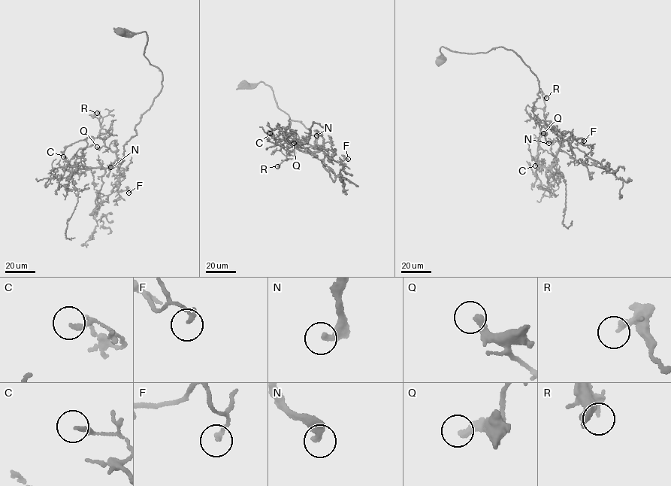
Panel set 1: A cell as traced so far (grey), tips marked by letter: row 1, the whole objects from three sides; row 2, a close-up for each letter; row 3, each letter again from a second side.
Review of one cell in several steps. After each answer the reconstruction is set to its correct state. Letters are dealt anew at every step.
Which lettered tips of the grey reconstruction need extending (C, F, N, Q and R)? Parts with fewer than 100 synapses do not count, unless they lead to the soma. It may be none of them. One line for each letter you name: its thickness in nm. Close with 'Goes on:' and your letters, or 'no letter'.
N: 300 nm thick
Goes on: N

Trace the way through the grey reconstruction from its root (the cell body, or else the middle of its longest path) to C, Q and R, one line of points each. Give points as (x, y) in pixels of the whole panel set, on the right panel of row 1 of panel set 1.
C: (439, 62), (442, 47), (521, 57), (539, 81), (534, 120), (562, 135), (551, 166), (535, 165)
Q: (439, 62), (442, 47), (515, 53), (539, 81), (534, 120), (557, 129), (549, 125), (543, 133)
R: (439, 62), (442, 47), (470, 53), (512, 50), (539, 80), (534, 120), (557, 130), (544, 123), (546, 98)

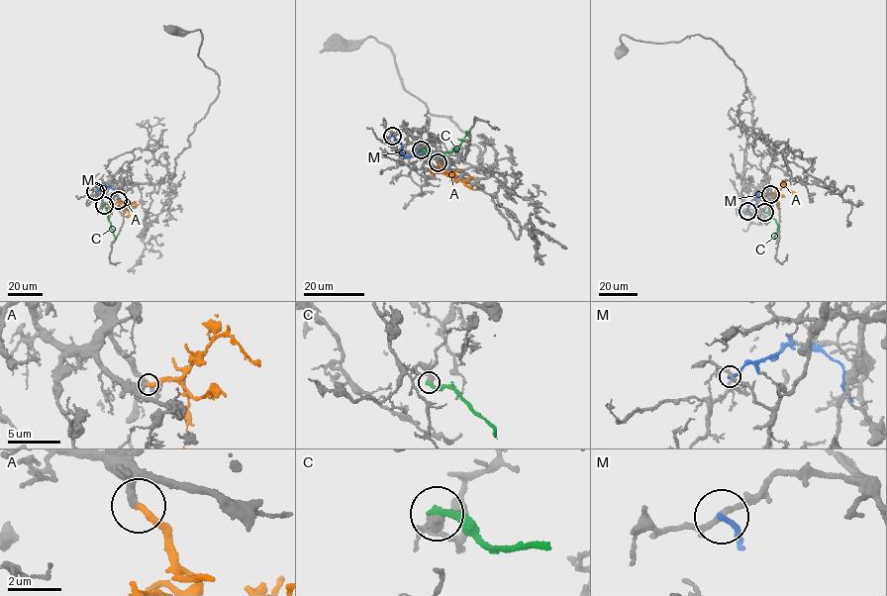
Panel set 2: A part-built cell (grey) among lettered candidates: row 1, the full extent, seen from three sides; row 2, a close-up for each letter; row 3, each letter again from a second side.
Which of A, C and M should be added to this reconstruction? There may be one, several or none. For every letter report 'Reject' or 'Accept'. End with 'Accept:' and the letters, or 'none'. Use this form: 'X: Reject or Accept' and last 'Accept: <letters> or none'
A: Accept
C: Reject
M: Reject
Accept: A

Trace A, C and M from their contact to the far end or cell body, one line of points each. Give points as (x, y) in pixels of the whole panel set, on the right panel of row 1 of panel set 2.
A: (770, 194), (783, 185), (794, 196)
C: (764, 212), (775, 220), (778, 227), (775, 239)
M: (747, 211), (757, 192), (761, 195)

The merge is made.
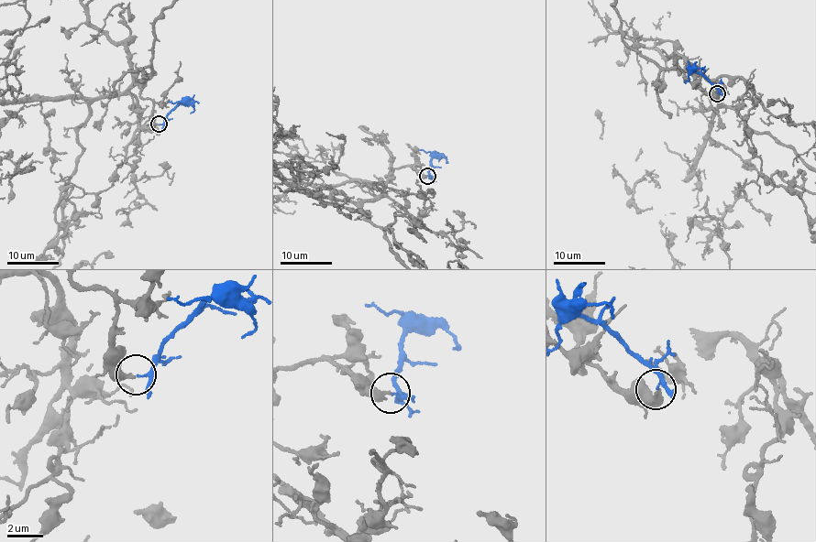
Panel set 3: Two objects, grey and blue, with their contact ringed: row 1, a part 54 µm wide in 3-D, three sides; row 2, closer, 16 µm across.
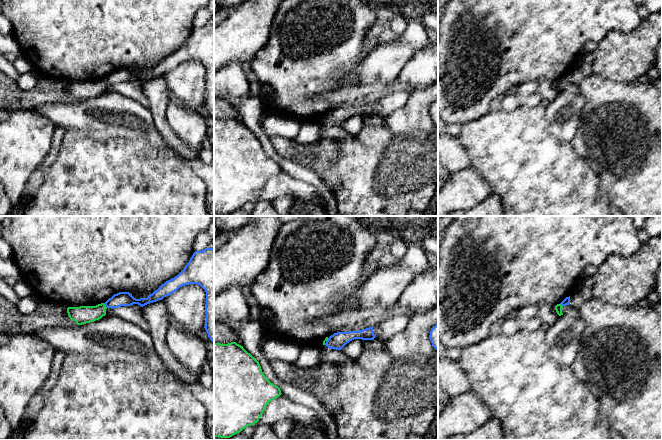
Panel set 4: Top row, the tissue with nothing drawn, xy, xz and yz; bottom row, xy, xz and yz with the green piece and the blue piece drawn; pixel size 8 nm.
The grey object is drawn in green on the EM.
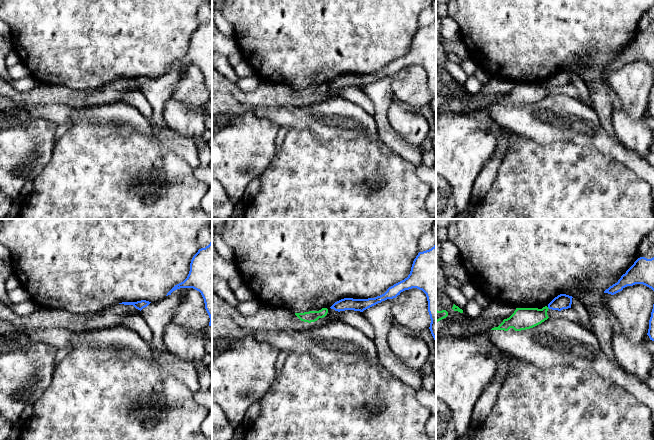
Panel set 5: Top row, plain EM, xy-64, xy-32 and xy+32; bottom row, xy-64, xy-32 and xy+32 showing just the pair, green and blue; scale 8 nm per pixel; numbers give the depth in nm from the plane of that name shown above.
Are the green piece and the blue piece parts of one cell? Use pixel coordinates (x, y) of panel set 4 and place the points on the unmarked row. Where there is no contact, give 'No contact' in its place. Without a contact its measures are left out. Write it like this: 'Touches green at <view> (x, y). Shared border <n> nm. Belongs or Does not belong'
Touches green at xy (104, 81). Shared border 50 nm. Does not belong

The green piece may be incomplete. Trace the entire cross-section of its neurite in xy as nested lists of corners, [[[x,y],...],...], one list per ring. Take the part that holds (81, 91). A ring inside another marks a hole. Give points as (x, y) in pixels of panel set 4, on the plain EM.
[[[101,79],[96,82],[68,83],[67,89],[77,101],[82,101],[101,95],[106,91],[106,85],[105,80]]]

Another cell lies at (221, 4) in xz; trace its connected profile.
[[[214,0],[220,9],[237,6],[243,3],[245,0]]]

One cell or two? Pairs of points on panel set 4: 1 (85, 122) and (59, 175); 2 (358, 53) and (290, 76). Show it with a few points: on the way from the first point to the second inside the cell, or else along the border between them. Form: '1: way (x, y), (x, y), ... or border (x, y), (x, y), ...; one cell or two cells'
1: border (65, 129), (79, 129), (93, 138), (102, 141); two cells
2: way (341, 53), (323, 53), (307, 59); one cell

